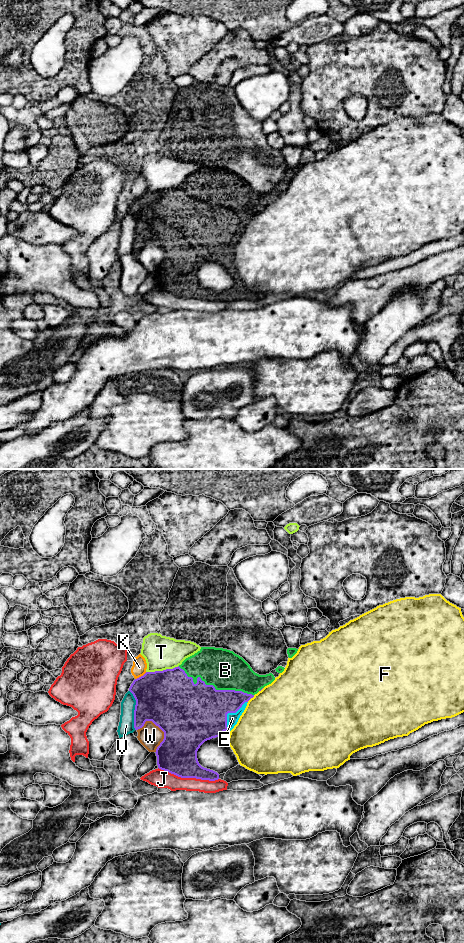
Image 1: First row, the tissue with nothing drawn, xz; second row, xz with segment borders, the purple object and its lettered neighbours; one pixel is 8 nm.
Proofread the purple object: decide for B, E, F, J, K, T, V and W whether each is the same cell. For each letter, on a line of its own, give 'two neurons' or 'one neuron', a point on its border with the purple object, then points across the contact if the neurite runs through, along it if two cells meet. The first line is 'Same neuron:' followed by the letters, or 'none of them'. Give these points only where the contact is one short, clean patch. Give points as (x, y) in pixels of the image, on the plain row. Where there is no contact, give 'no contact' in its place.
Same neuron: B, E
B: one neuron; meets purple in xz at (213, 206)
E: one neuron; meets purple in xz at (226, 235)
F: two neurons; meets purple in xz at (250, 218)
J: two neurons; meets purple in xz at (188, 297)
K: two neurons; meets purple in xz at (141, 196); border along xz (146, 192), (135, 199)
T: two neurons; meets purple in xz at (163, 190)
V: two neurons; meets purple in xz at (134, 230)
W: two neurons; meets purple in xz at (164, 254)

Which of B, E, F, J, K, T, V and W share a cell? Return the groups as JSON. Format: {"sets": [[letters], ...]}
{"sets": [["B", "E"], ["F"], ["J"], ["K"], ["T"], ["V"], ["W"]]}

